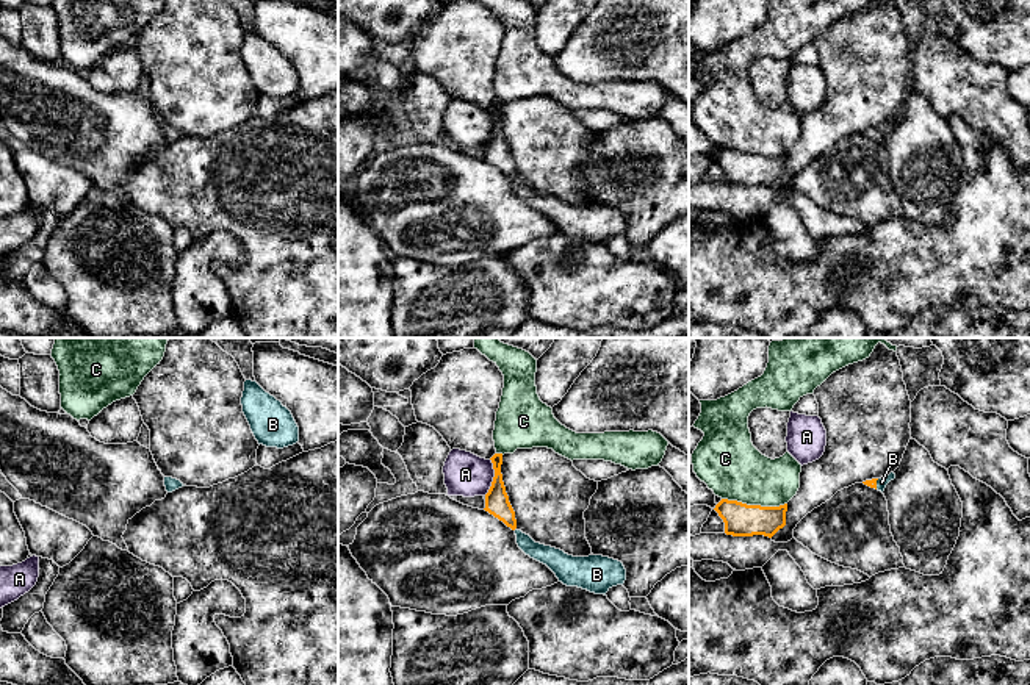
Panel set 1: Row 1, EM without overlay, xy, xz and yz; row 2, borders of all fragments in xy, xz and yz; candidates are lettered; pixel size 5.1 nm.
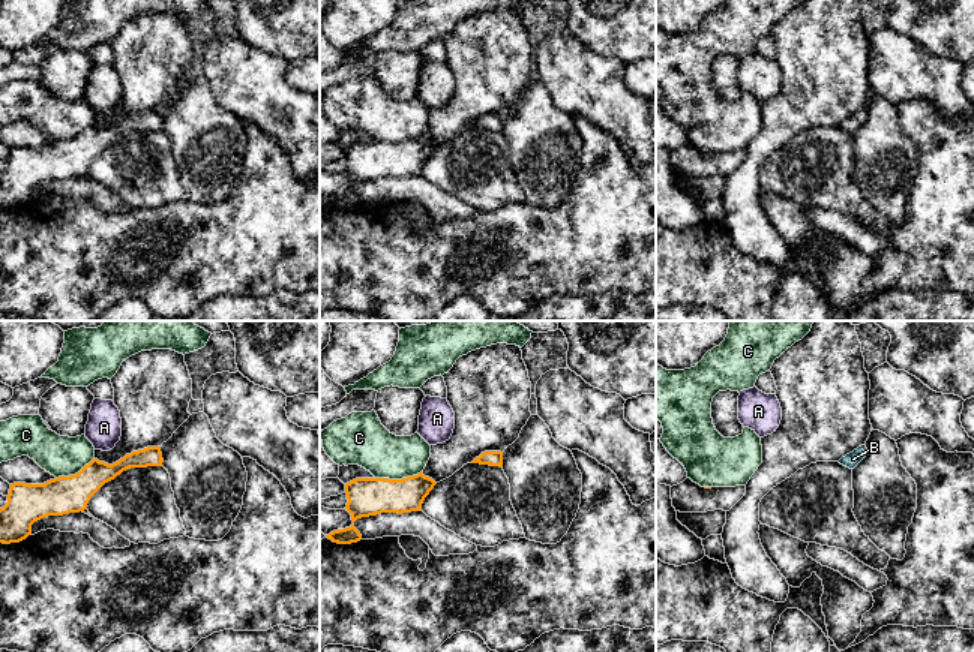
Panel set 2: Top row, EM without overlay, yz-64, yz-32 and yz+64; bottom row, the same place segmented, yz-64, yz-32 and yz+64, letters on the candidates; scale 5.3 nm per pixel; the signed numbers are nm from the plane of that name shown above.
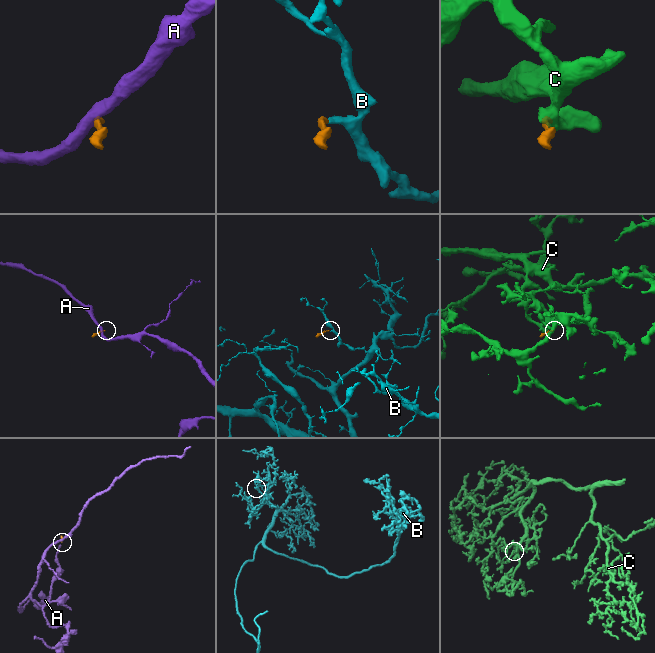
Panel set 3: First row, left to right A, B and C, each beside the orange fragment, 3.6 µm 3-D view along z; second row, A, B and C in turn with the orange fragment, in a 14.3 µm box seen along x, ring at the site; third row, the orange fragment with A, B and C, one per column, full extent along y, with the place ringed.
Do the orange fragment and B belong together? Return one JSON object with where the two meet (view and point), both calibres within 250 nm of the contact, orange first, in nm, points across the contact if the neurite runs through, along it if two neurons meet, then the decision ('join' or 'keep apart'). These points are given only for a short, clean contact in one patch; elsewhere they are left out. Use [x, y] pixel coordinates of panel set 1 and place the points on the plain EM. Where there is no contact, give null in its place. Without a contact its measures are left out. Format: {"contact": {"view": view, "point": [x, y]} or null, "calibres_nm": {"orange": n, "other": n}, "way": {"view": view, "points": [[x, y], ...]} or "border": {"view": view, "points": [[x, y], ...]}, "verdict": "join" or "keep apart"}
{"contact": {"view": "yz", "point": [875, 133]}, "calibres_nm": {"orange": 50, "other": 50}, "way": {"view": "yz", "points": [[872, 133], [875, 133], [882, 132]]}, "verdict": "join"}

